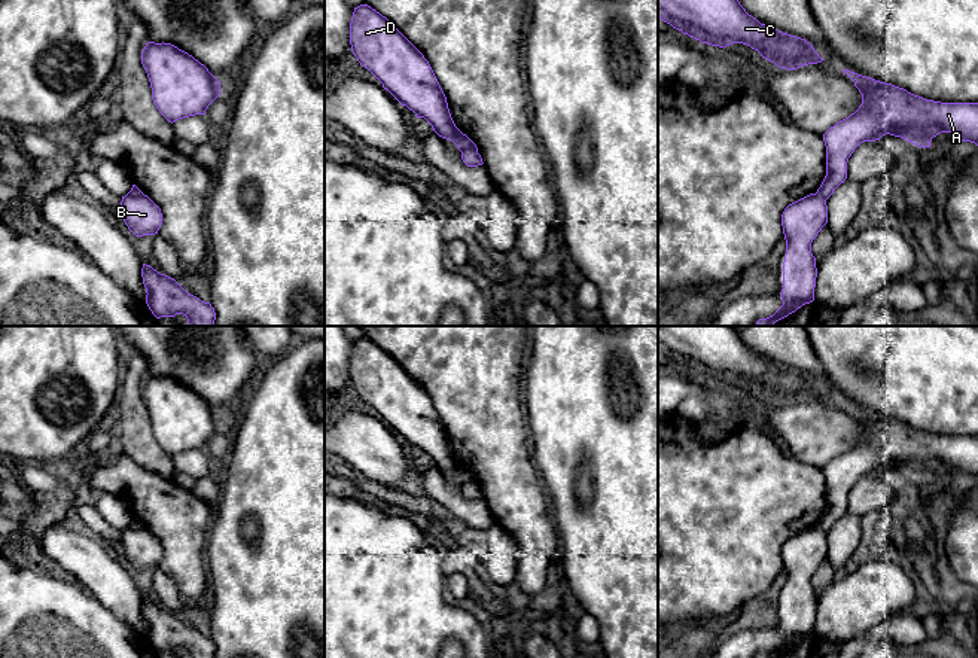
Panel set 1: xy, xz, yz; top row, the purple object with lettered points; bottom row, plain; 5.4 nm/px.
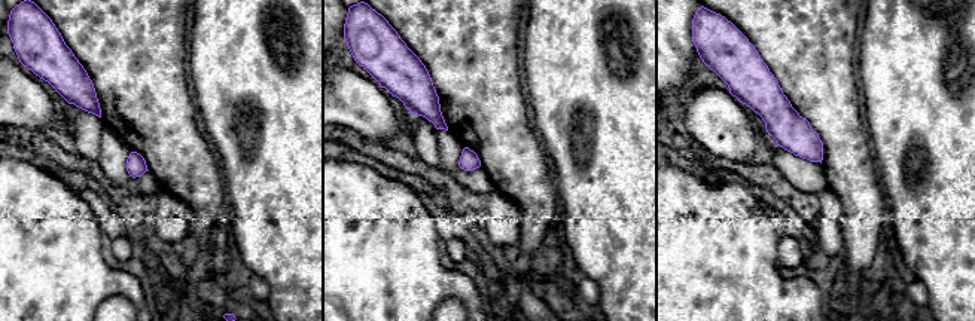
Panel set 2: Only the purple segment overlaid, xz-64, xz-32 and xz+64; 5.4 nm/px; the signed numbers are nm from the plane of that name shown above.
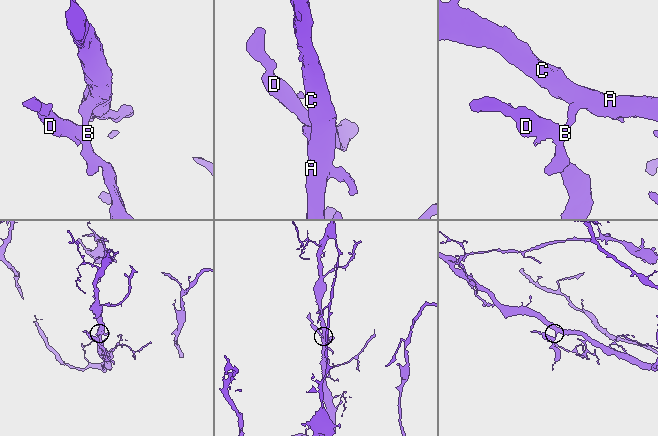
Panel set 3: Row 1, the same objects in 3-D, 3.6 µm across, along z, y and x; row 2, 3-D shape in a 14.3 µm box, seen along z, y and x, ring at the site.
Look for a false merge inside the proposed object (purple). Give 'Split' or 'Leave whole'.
Split

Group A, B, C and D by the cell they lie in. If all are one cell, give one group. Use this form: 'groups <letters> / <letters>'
groups A C / B D

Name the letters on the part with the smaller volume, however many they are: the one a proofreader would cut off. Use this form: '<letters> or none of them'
B, D

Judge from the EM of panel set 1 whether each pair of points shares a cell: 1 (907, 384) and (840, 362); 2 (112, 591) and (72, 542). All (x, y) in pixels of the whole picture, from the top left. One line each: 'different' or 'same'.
1: same
2: same

